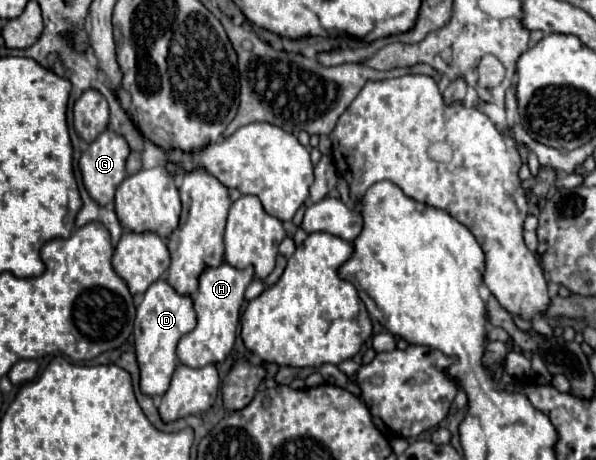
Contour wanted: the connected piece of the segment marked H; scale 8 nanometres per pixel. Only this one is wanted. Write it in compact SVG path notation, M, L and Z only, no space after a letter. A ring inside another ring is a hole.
M221 262L217 268L205 268L199 276L199 288L193 294L195 312L197 312L197 326L195 330L187 332L177 344L177 356L181 364L191 368L201 368L203 364L217 364L225 360L231 352L237 336L237 324L241 316L241 304L245 288L251 284L255 272L253 268L235 268L227 262Z

